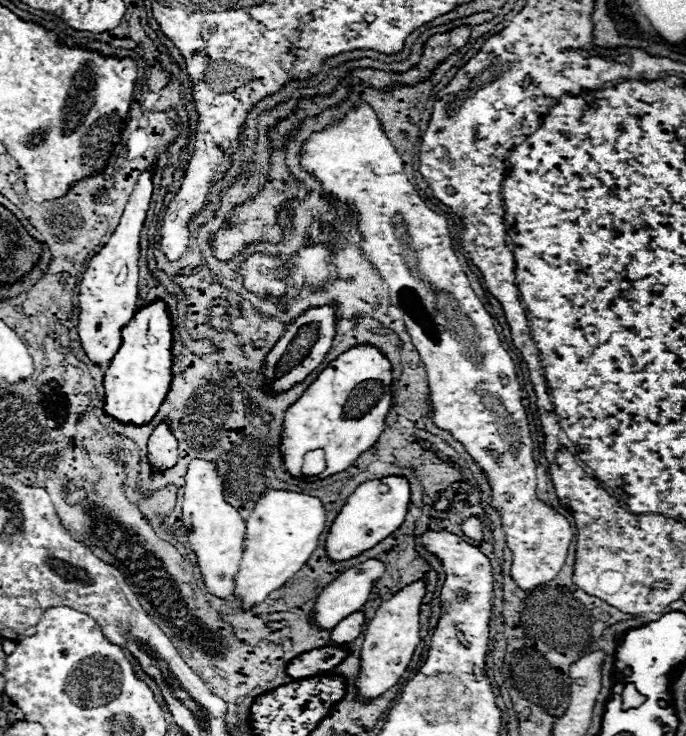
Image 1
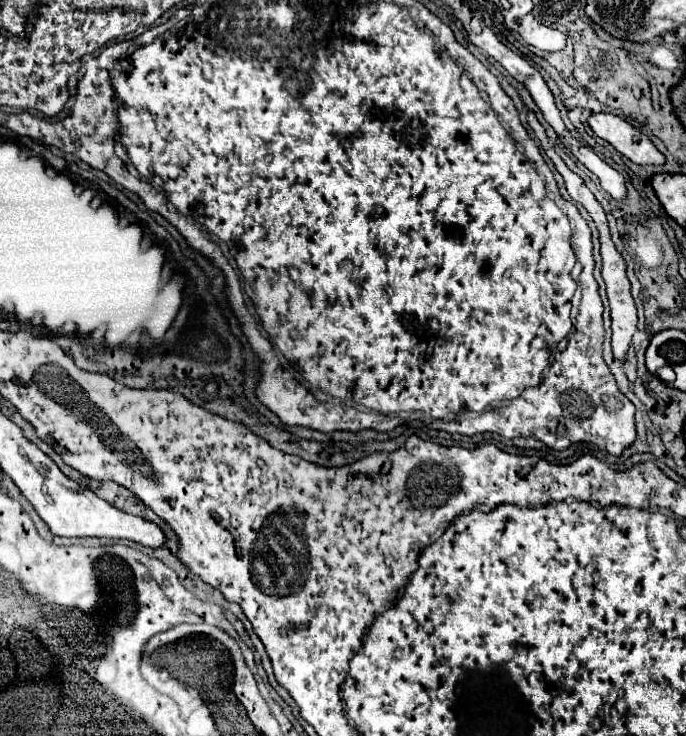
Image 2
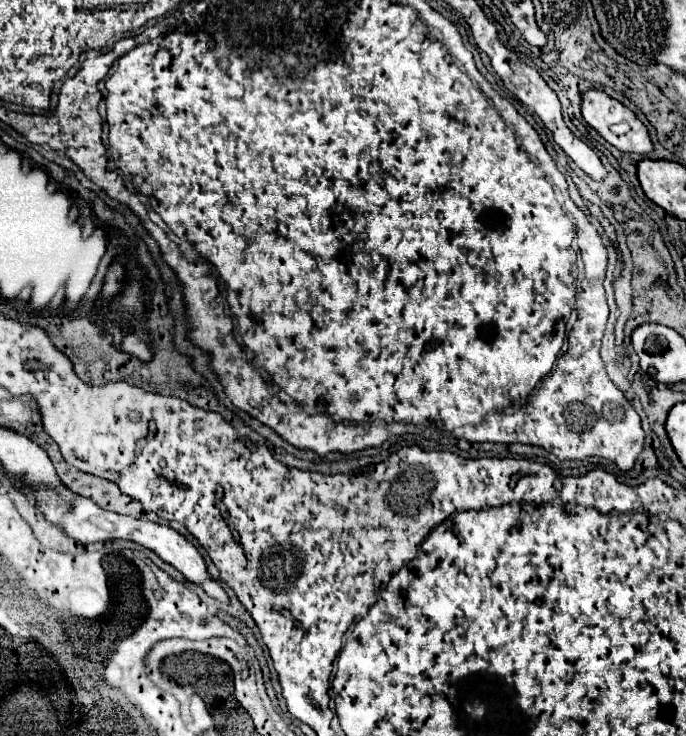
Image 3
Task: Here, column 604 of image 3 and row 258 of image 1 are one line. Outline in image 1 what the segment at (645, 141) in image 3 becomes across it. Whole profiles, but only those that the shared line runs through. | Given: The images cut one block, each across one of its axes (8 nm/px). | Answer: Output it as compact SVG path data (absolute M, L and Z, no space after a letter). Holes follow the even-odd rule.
M144 170L134 186L134 192L124 208L120 224L116 232L110 236L108 244L90 260L88 270L82 274L80 282L80 326L78 336L84 352L94 364L108 362L122 344L120 328L128 324L128 320L136 314L138 300L138 264L140 264L140 232L146 220L146 212L150 208L152 198L152 170Z

